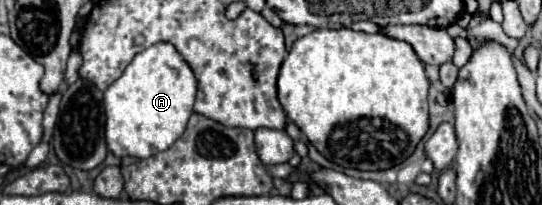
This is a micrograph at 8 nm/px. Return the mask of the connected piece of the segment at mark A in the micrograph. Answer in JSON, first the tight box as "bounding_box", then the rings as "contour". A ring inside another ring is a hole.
{"bounding_box":[104,41,198,159],"contour":[[[160,41],[144,51],[140,51],[132,63],[126,67],[124,75],[116,79],[106,91],[104,91],[104,107],[106,107],[106,145],[116,157],[134,155],[140,159],[146,159],[150,155],[156,155],[160,151],[166,151],[186,129],[186,123],[190,115],[194,113],[194,99],[196,99],[196,87],[198,81],[194,79],[194,71],[190,71],[190,65],[182,55],[178,55],[178,49],[172,43]]]}

